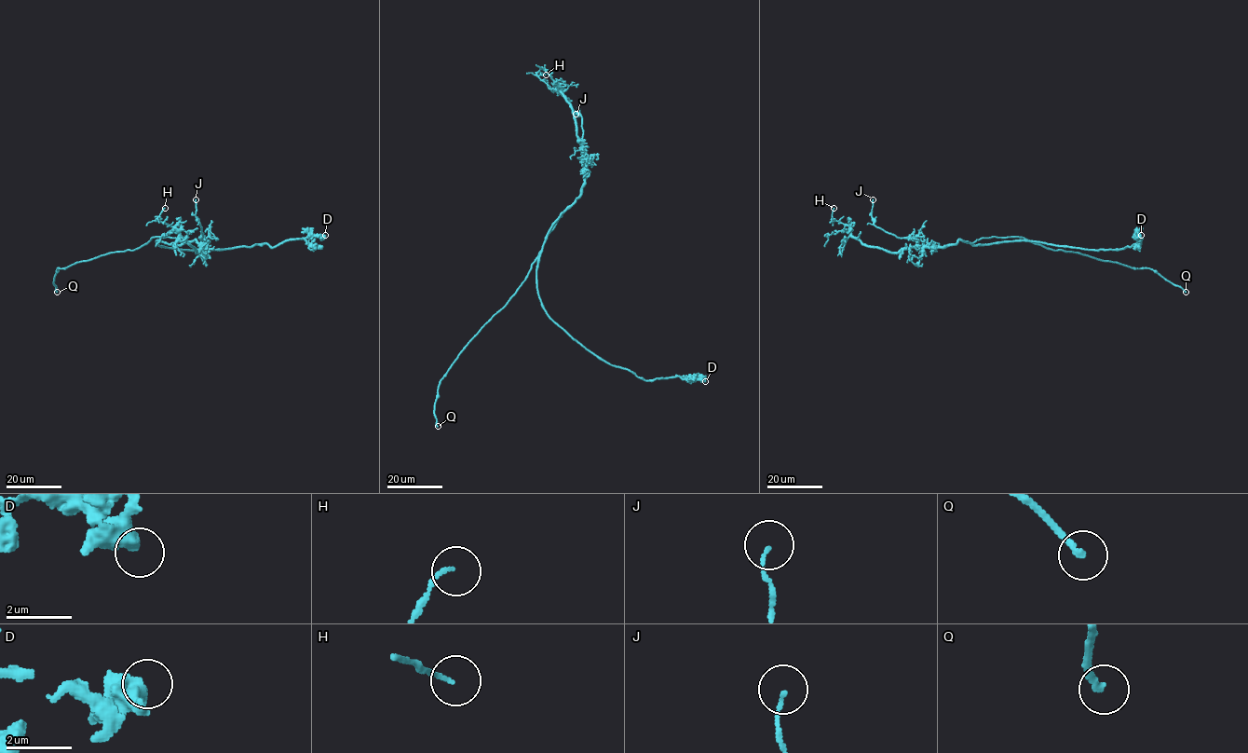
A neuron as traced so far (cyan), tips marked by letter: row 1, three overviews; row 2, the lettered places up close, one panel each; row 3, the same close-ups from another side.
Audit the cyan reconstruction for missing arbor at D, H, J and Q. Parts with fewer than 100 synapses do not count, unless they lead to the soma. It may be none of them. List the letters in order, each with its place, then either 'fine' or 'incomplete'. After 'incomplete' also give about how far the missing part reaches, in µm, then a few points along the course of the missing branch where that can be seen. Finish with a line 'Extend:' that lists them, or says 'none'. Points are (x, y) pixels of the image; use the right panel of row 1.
D: (1141, 235) | fine
H: (834, 208) | fine
J: (873, 199) | fine
Q: (1186, 292) | incomplete | 3 µm
Extend: Q

